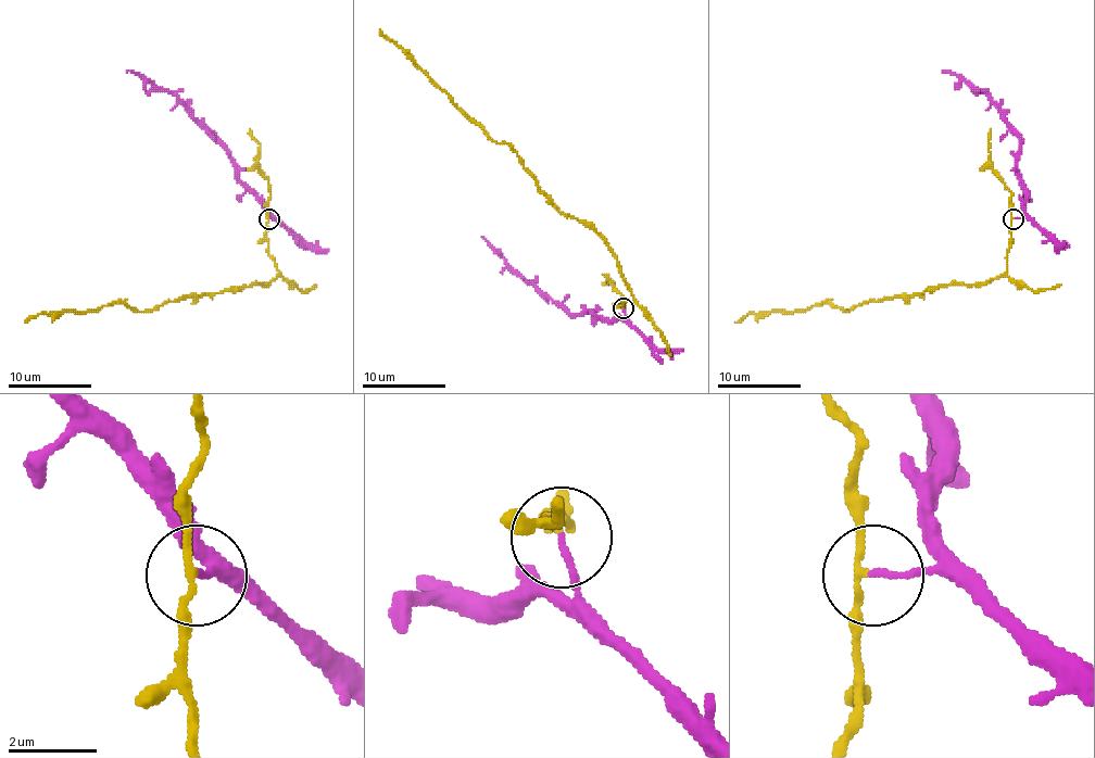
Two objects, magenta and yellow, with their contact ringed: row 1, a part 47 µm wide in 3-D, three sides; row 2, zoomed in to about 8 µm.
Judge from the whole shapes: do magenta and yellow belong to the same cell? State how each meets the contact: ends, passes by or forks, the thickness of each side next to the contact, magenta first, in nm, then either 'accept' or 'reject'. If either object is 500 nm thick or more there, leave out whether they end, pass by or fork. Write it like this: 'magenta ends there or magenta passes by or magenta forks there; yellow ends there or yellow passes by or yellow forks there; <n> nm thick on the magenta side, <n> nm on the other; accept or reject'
magenta ends there; yellow passes by; 130 nm thick on the magenta side, 120 nm on the other; reject

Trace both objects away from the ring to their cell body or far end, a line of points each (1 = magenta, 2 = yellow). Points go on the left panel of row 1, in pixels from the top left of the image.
1: (268, 218), (268, 207), (239, 178), (235, 160), (175, 96), (155, 89), (139, 75), (127, 73)
2: (268, 218), (268, 255), (278, 272), (268, 285), (166, 301), (152, 312), (108, 303), (25, 321)

